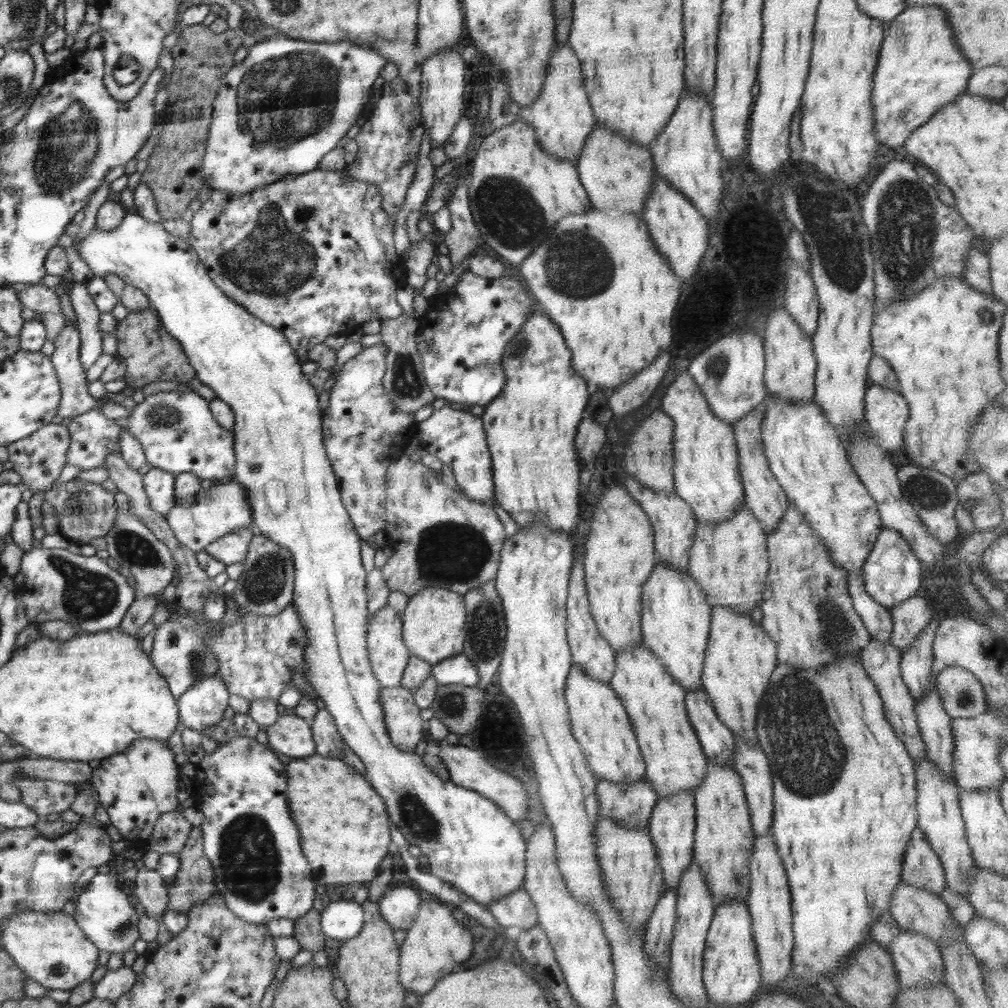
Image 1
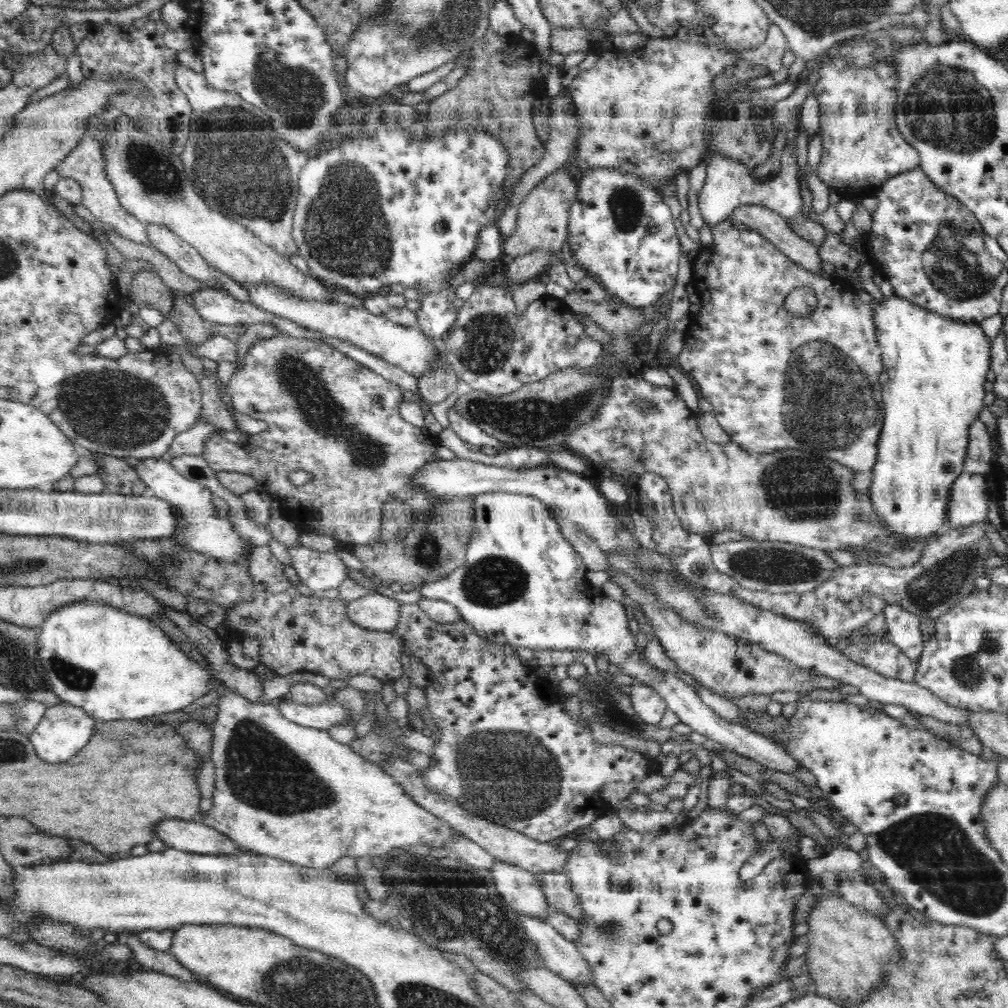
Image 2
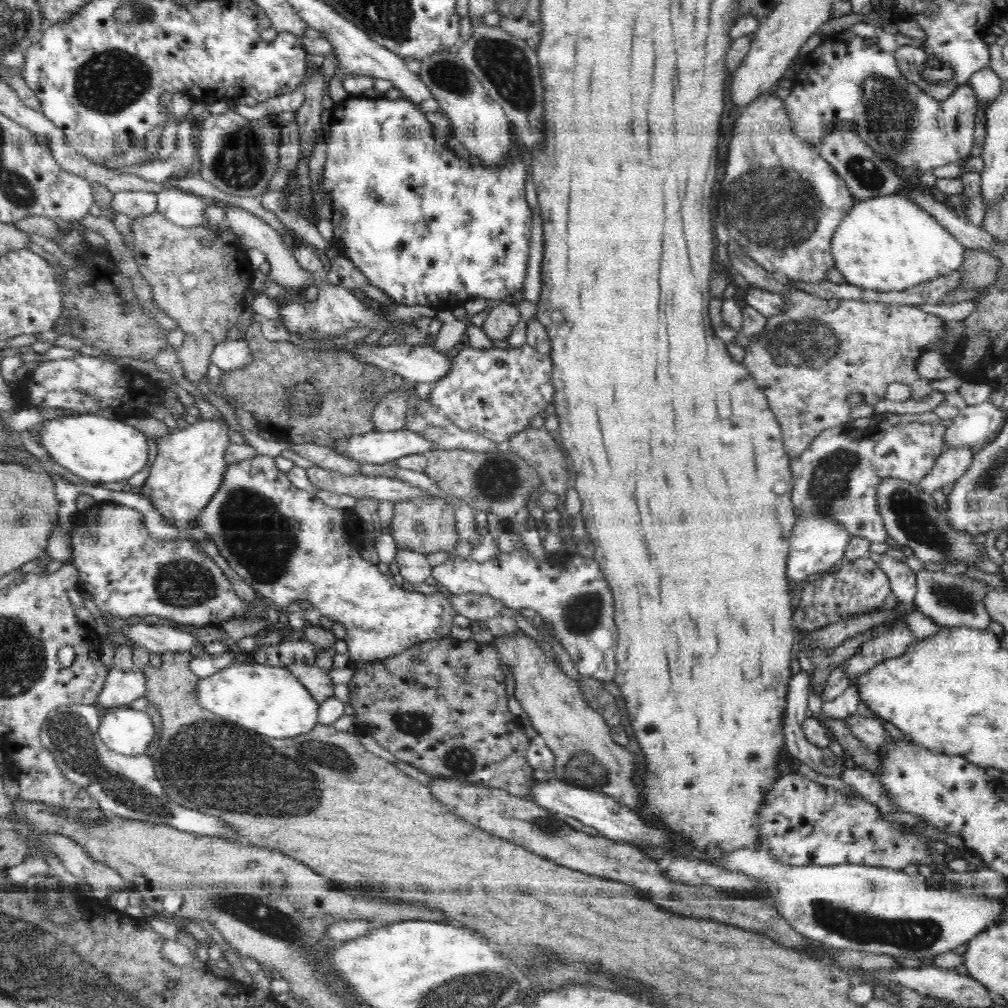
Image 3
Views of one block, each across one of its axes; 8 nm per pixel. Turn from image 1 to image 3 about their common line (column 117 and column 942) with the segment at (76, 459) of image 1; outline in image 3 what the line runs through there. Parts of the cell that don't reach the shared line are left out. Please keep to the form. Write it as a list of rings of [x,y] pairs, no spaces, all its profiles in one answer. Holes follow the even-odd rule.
[[[908,422],[900,423],[895,426],[876,425],[865,428],[858,431],[852,427],[848,427],[846,424],[841,426],[834,426],[834,428],[822,430],[819,432],[819,436],[812,440],[811,445],[804,450],[803,454],[798,460],[791,462],[792,480],[794,488],[792,488],[791,499],[795,506],[795,514],[798,518],[808,517],[824,517],[831,518],[838,521],[853,537],[860,537],[866,539],[866,541],[872,542],[885,542],[887,537],[887,530],[884,527],[883,515],[879,511],[879,495],[878,488],[883,481],[886,480],[900,480],[911,482],[913,485],[918,485],[918,482],[922,481],[924,477],[931,474],[931,471],[935,467],[937,459],[945,452],[944,442],[946,441],[947,427],[940,423],[922,423],[922,422]]]

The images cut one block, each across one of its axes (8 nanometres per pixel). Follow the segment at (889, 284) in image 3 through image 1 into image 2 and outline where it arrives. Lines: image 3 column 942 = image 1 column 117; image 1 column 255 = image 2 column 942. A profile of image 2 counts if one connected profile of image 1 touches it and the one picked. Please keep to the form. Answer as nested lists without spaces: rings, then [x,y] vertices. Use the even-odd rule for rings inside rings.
[[[892,295],[889,298],[883,298],[877,305],[874,306],[874,324],[876,324],[876,335],[878,335],[878,347],[880,347],[881,351],[881,358],[883,359],[883,366],[887,370],[889,374],[889,381],[887,382],[886,386],[883,388],[883,394],[882,399],[884,402],[884,420],[882,424],[882,430],[880,430],[880,438],[878,440],[878,457],[876,460],[876,465],[873,467],[872,470],[872,484],[870,484],[869,493],[870,493],[870,501],[872,501],[872,505],[874,505],[874,511],[878,513],[878,517],[882,519],[882,523],[898,537],[898,546],[896,546],[896,549],[906,549],[905,546],[908,545],[909,548],[909,542],[913,541],[914,539],[917,539],[918,537],[929,537],[932,533],[940,533],[942,532],[942,529],[945,528],[945,520],[948,510],[948,503],[950,498],[949,490],[952,488],[952,483],[960,476],[962,475],[964,471],[964,458],[966,458],[967,454],[967,448],[968,448],[968,431],[970,428],[970,425],[978,419],[978,414],[980,414],[980,411],[982,410],[982,407],[984,407],[983,399],[985,397],[985,394],[987,393],[984,385],[987,381],[986,374],[988,374],[988,371],[991,370],[991,347],[993,344],[993,340],[989,340],[987,338],[987,335],[983,332],[983,327],[977,326],[977,324],[970,324],[969,322],[956,322],[955,320],[950,320],[948,318],[943,318],[942,315],[938,313],[934,313],[932,311],[928,311],[924,309],[924,307],[916,306],[916,303],[911,303],[908,301],[908,299],[896,295]]]

